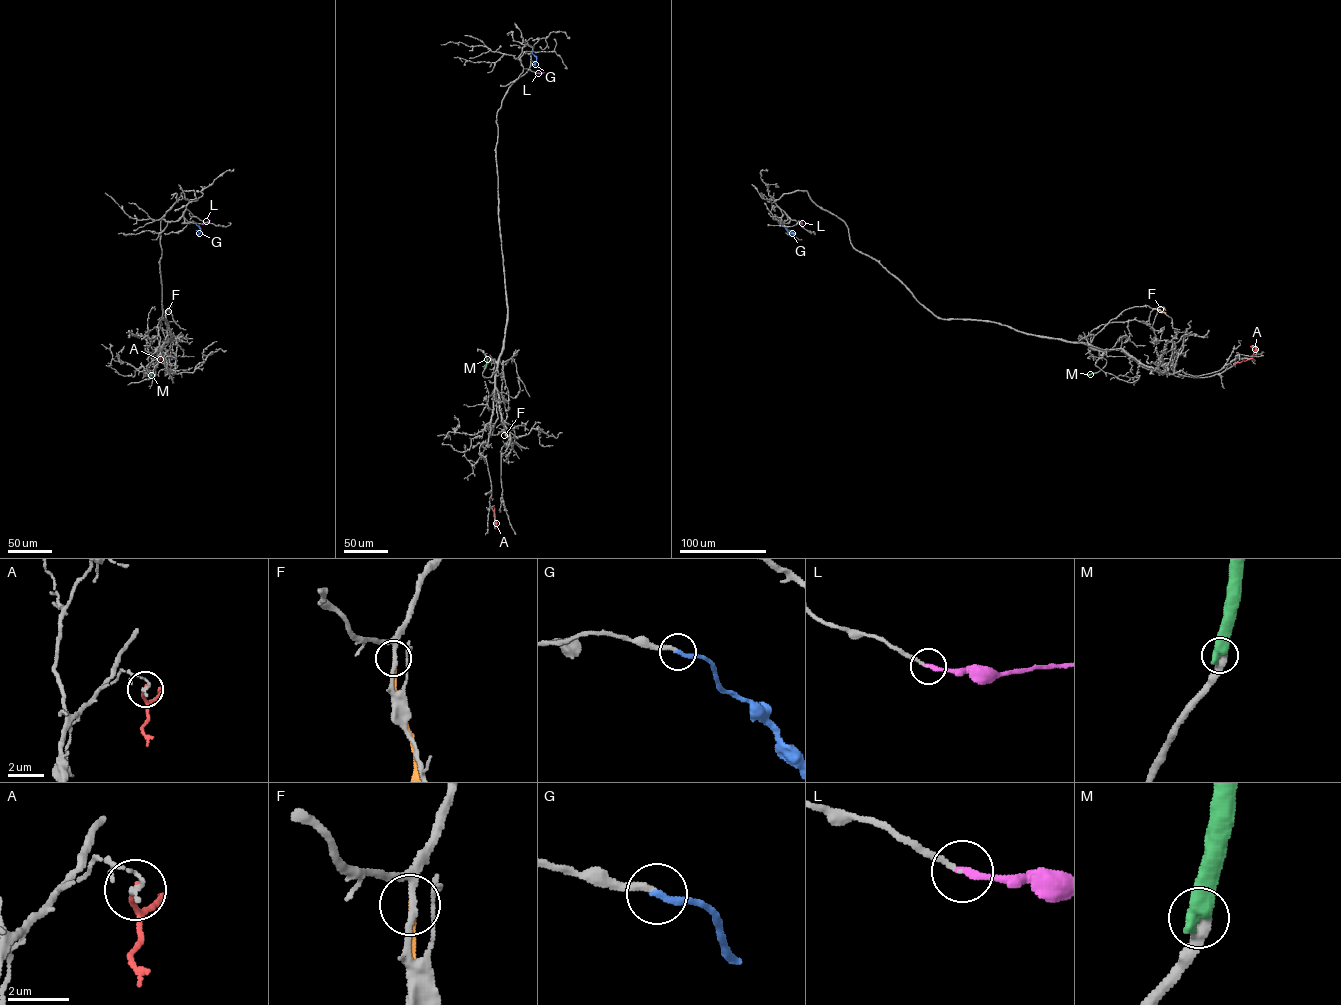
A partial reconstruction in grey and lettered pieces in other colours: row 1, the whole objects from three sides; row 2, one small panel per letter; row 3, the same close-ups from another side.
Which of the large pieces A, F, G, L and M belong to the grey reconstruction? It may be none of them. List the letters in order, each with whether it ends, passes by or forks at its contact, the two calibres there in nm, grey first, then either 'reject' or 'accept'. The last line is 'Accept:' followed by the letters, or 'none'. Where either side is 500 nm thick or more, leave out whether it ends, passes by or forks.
A: it ends; calibres 150 and 180 nm; reject
F: it ends; calibres 190 and 200 nm; reject
G: it ends; calibres 220 and 220 nm; accept
L: it ends; calibres 160 and 220 nm; accept
M: calibres 400 and 600 nm; reject
Accept: G, L

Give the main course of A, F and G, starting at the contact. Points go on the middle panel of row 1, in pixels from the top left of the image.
A: (493, 507), (495, 526), (496, 522)
F: (504, 424), (506, 437)
G: (530, 51), (536, 57), (535, 65), (532, 61)

